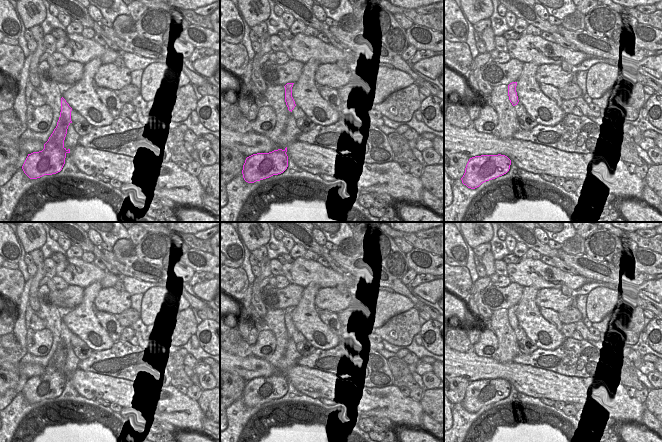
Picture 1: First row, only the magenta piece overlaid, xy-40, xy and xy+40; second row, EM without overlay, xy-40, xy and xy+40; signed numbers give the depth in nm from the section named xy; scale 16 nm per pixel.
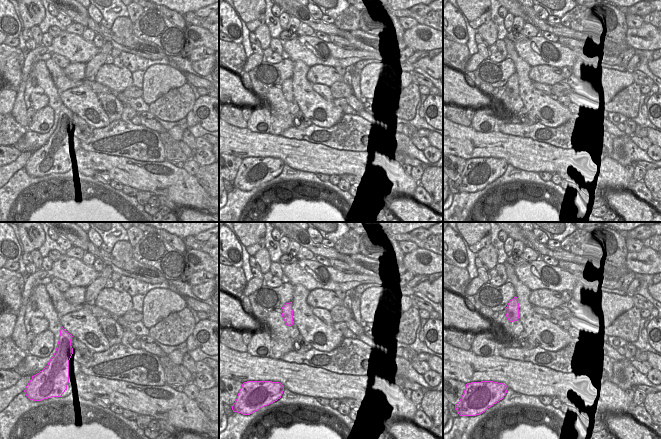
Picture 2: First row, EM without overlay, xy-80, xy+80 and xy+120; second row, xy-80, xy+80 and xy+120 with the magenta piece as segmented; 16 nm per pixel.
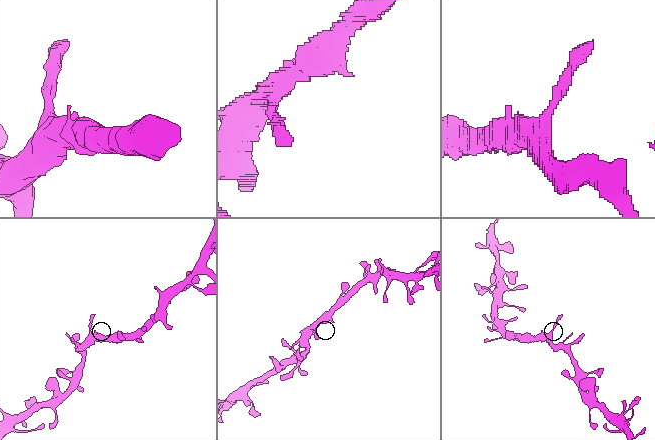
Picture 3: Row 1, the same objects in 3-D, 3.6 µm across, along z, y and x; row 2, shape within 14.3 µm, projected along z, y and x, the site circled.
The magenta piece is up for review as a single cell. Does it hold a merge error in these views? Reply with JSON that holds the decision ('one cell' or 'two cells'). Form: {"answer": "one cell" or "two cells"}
{"answer": "one cell"}

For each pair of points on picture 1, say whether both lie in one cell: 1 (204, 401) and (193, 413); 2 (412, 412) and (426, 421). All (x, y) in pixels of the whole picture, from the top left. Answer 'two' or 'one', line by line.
1: two
2: two

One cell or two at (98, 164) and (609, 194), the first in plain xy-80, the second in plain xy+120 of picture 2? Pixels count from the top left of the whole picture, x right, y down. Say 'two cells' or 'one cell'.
two cells

